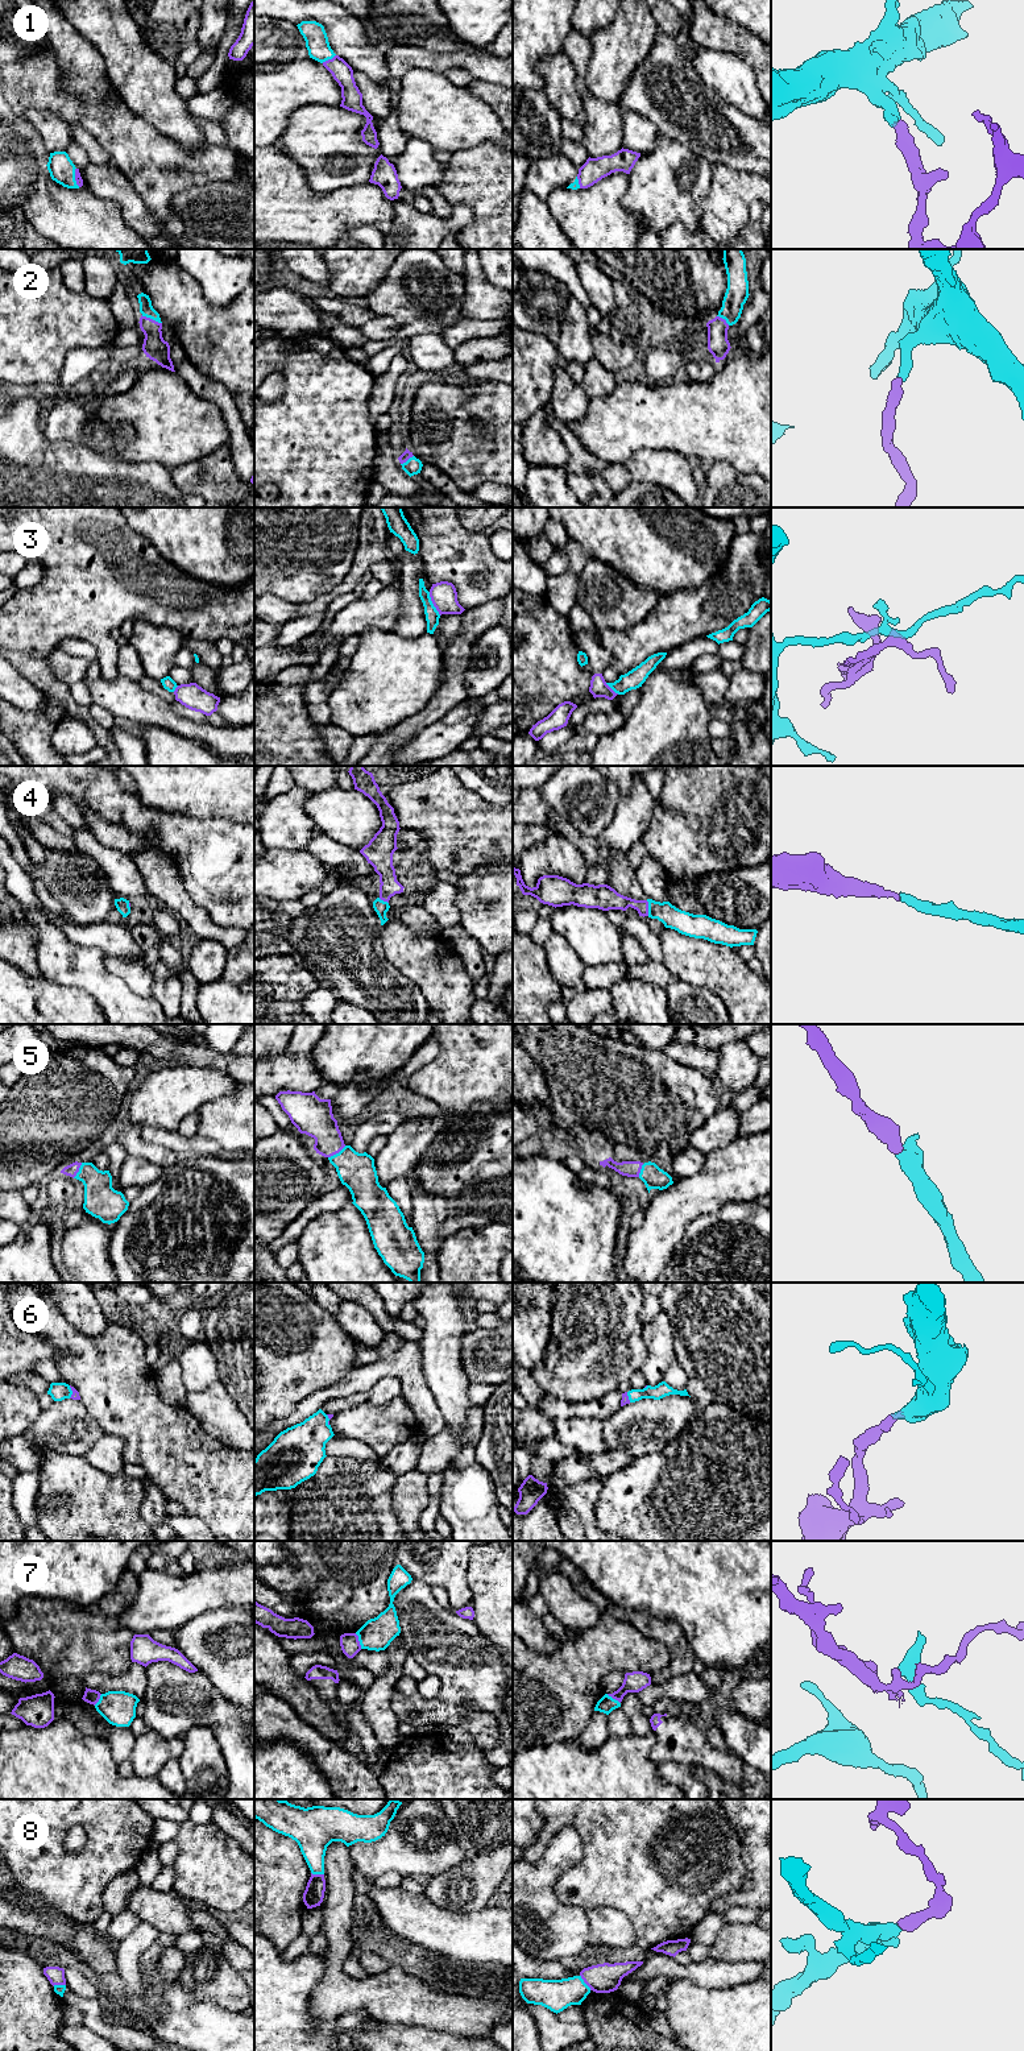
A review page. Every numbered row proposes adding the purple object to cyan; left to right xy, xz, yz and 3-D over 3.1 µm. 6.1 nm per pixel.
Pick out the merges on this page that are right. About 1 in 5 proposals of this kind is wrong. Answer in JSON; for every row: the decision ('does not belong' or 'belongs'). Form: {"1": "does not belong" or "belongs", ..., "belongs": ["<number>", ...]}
{"1": "belongs", "2": "belongs", "3": "does not belong", "4": "belongs", "5": "belongs", "6": "belongs", "7": "does not belong", "8": "belongs", "belongs": ["1", "2", "4", "5", "6", "8"]}

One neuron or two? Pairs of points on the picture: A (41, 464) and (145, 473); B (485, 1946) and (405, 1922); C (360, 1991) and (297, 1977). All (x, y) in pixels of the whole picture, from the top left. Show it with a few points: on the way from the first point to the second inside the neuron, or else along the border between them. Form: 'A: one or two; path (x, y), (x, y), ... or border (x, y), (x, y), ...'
A: one; path (67, 473), (119, 473)
B: one; path (465, 1936), (448, 1934), (425, 1925)
C: two; border (322, 1955), (324, 1975), (312, 1992), (309, 2012)

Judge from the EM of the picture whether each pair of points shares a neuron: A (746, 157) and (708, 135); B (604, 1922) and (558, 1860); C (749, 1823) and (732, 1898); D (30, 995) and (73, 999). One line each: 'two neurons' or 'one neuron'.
A: one neuron
B: two neurons
C: one neuron
D: one neuron

